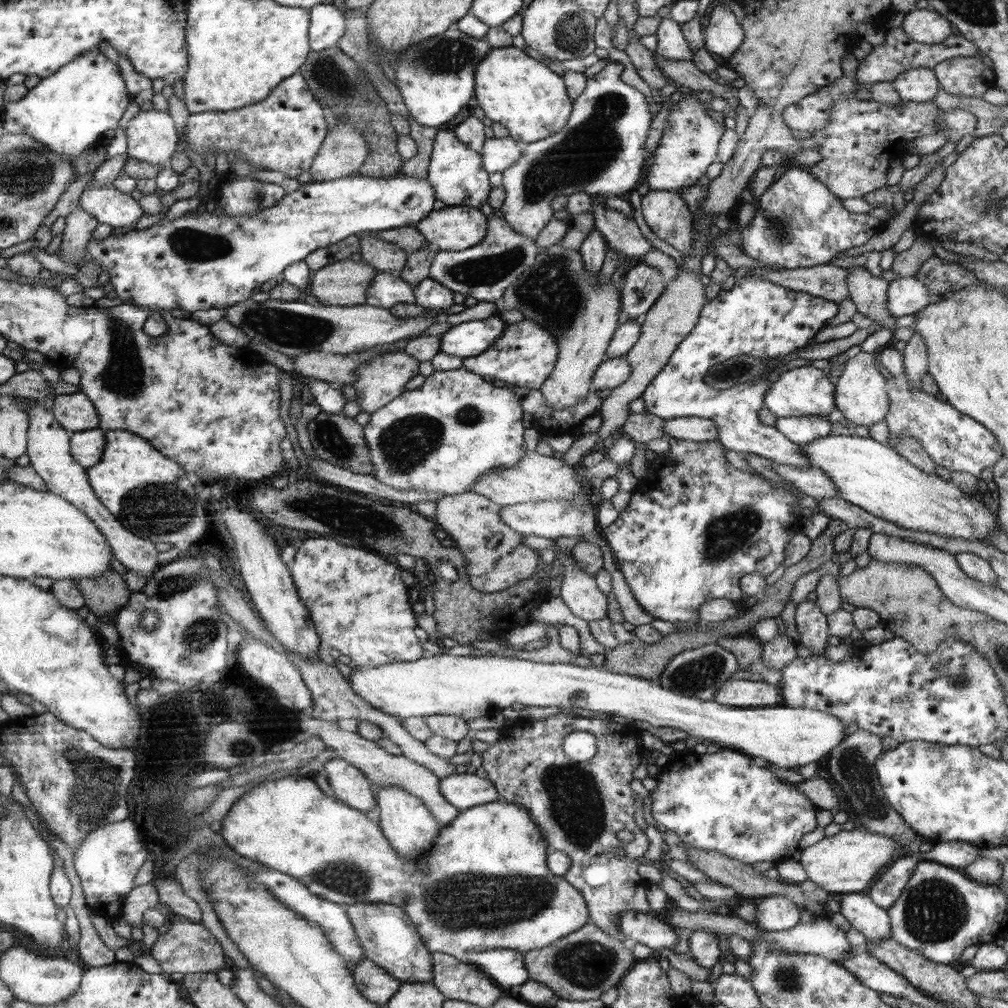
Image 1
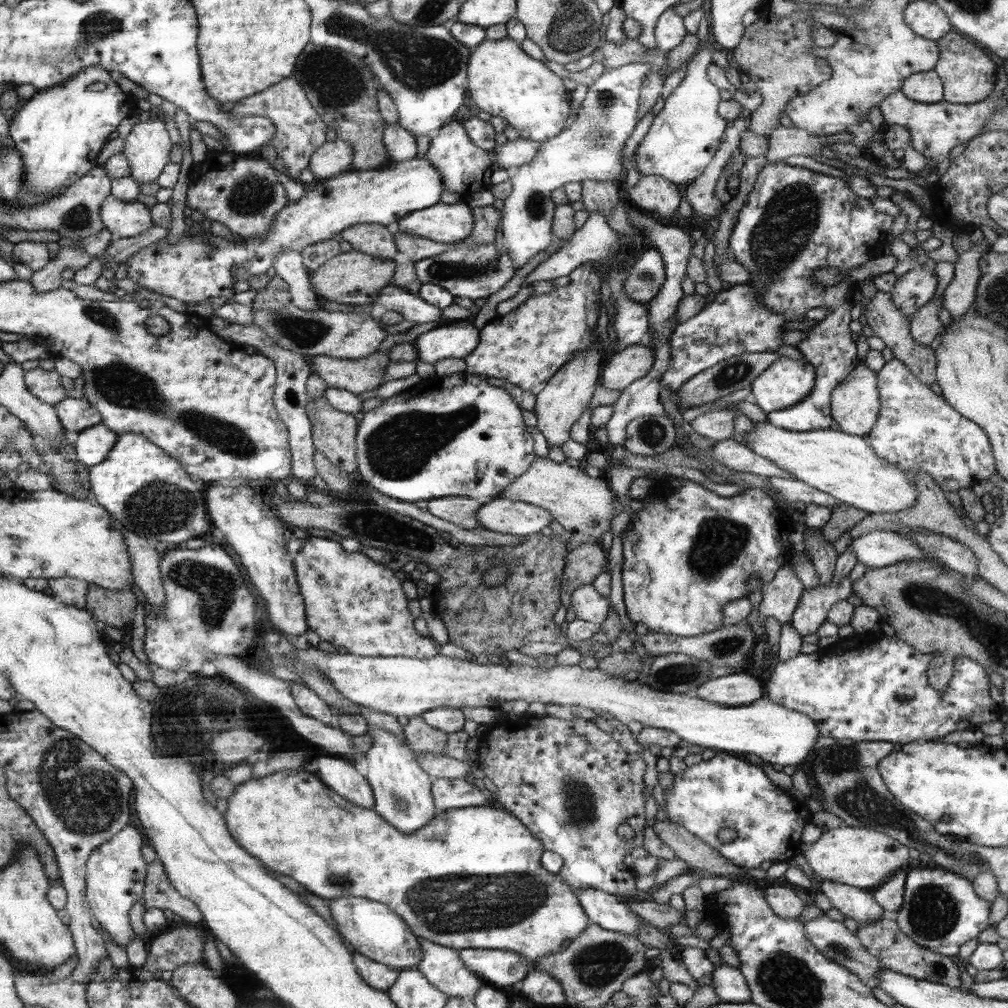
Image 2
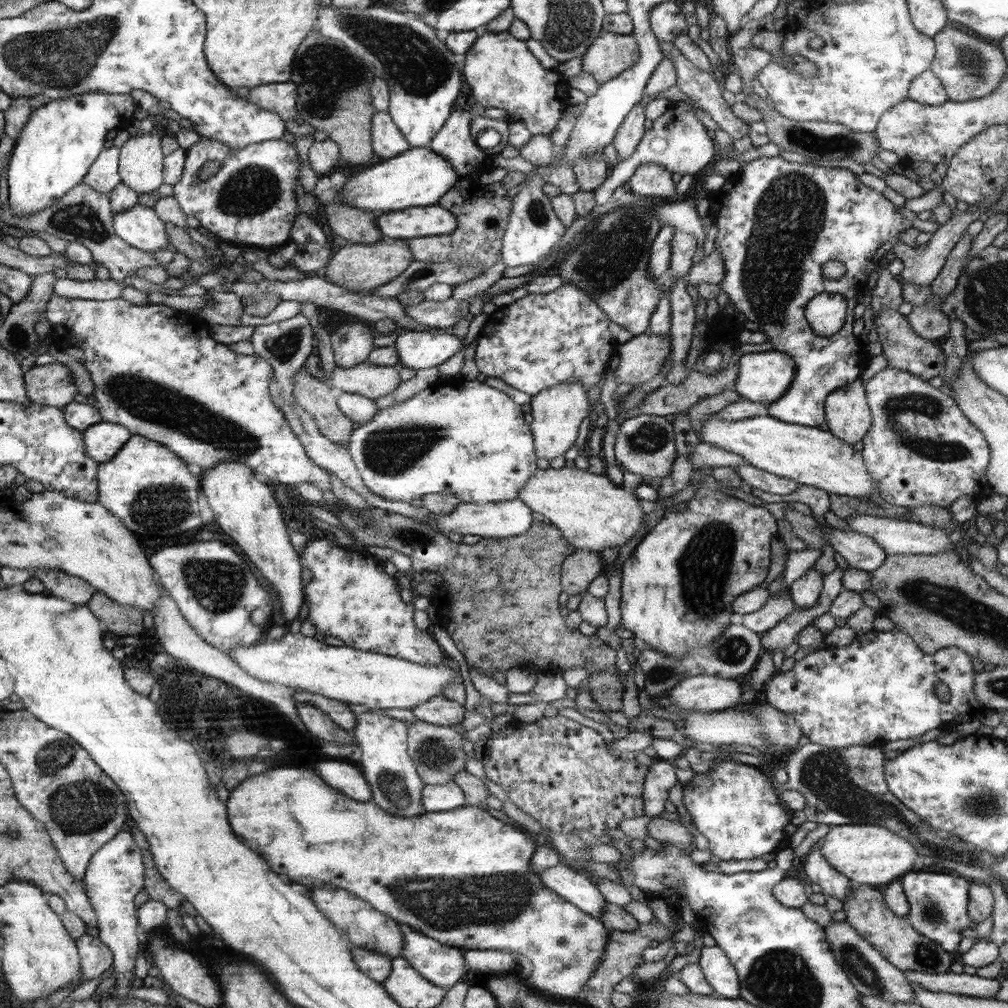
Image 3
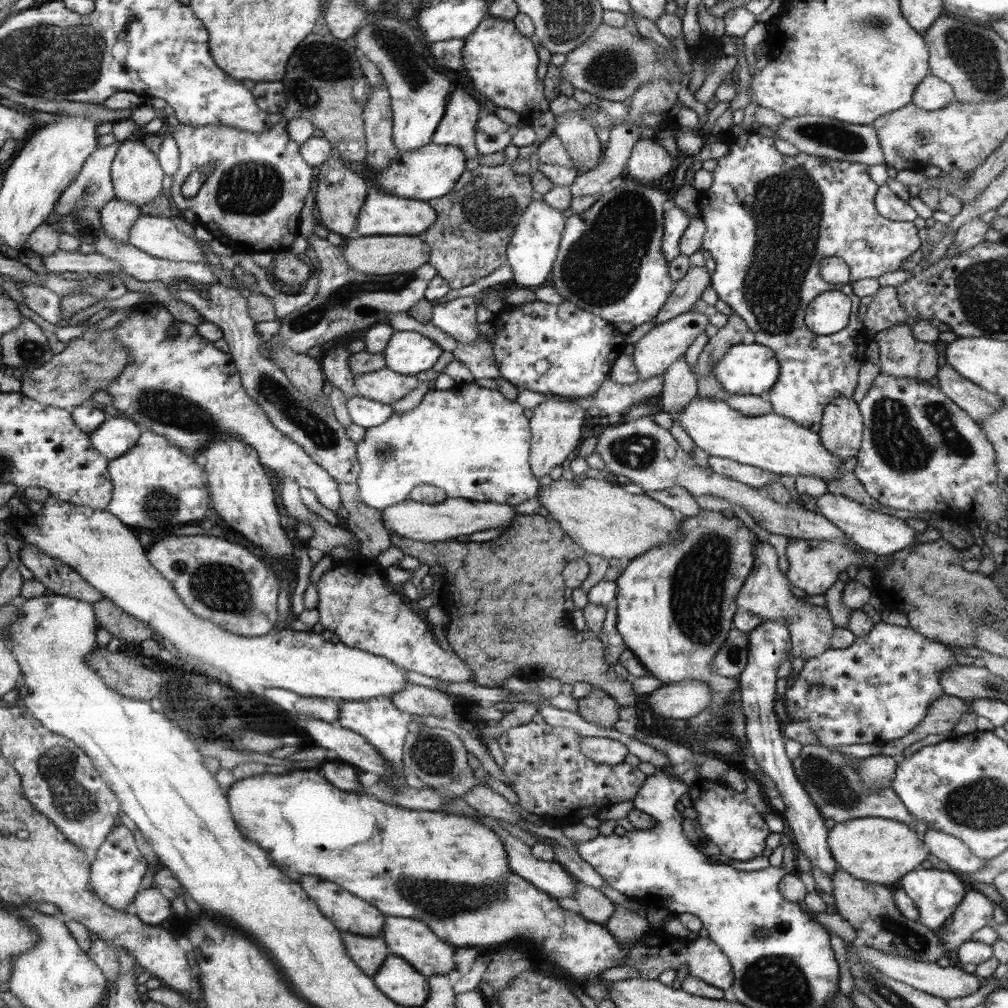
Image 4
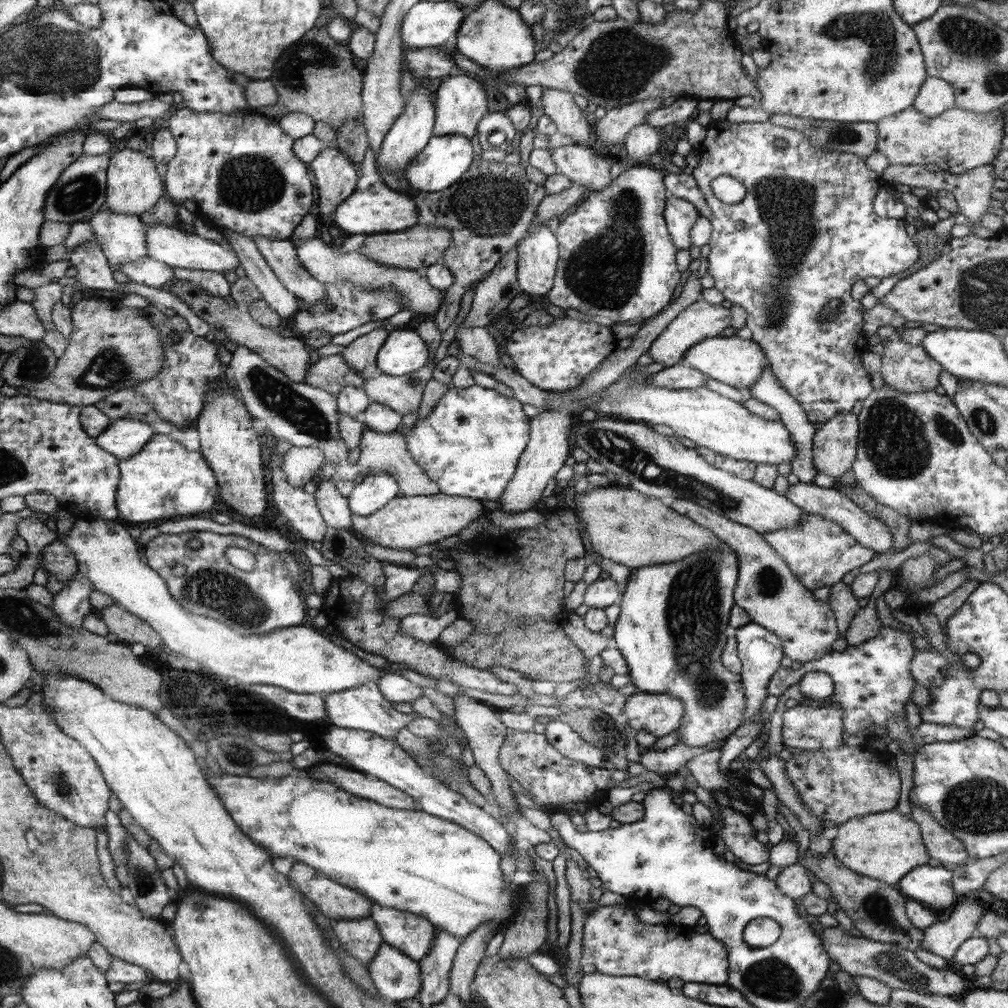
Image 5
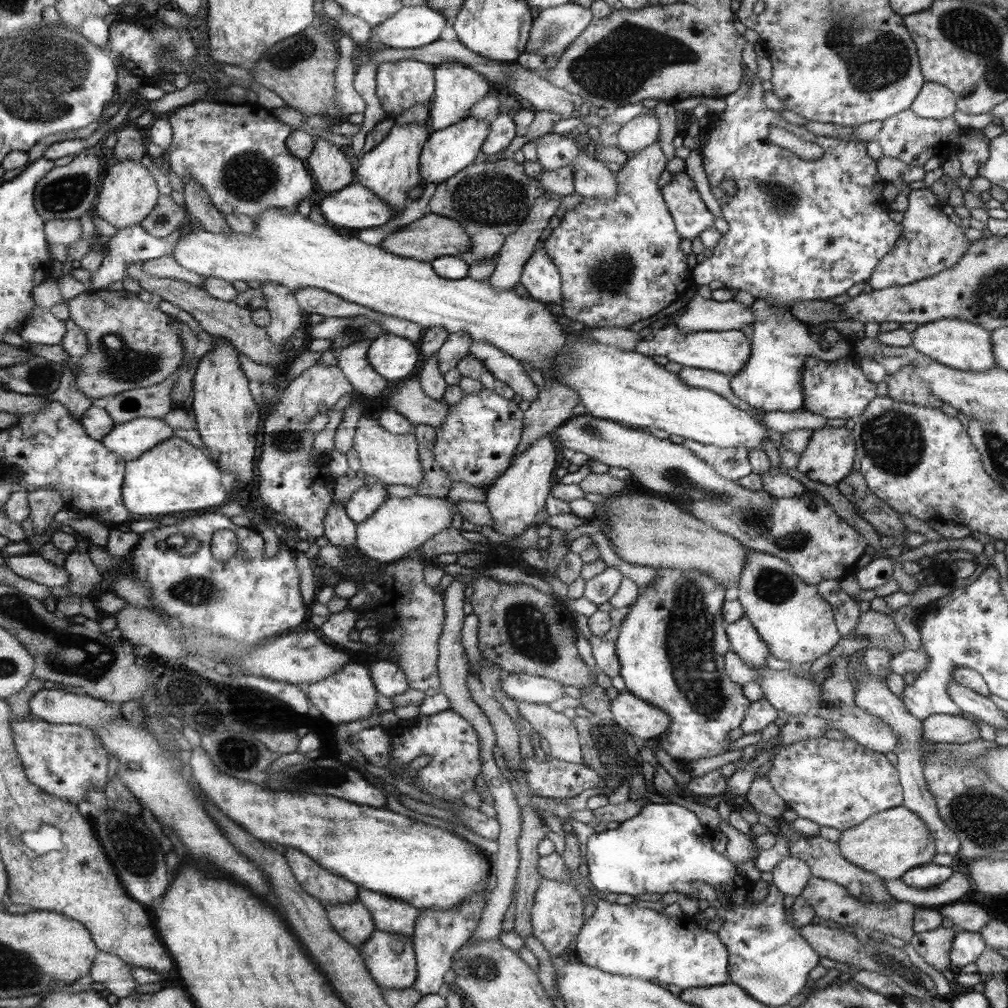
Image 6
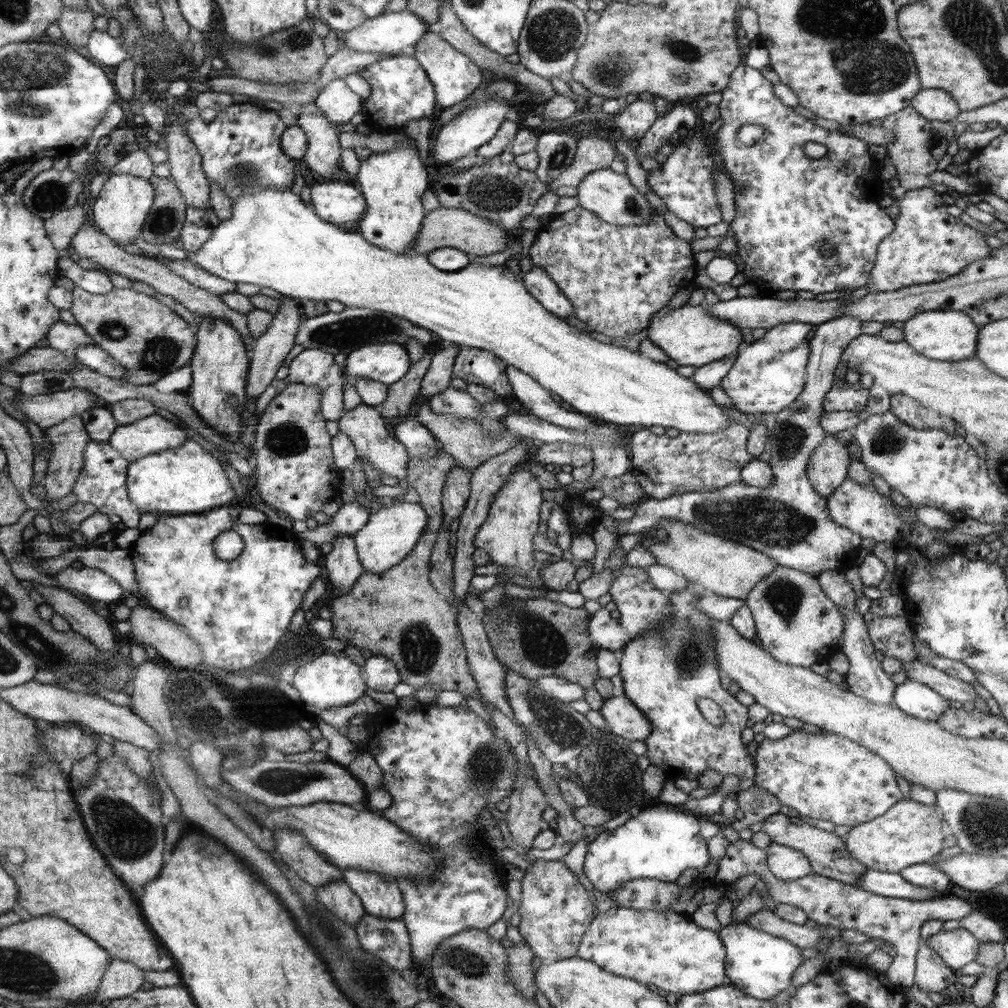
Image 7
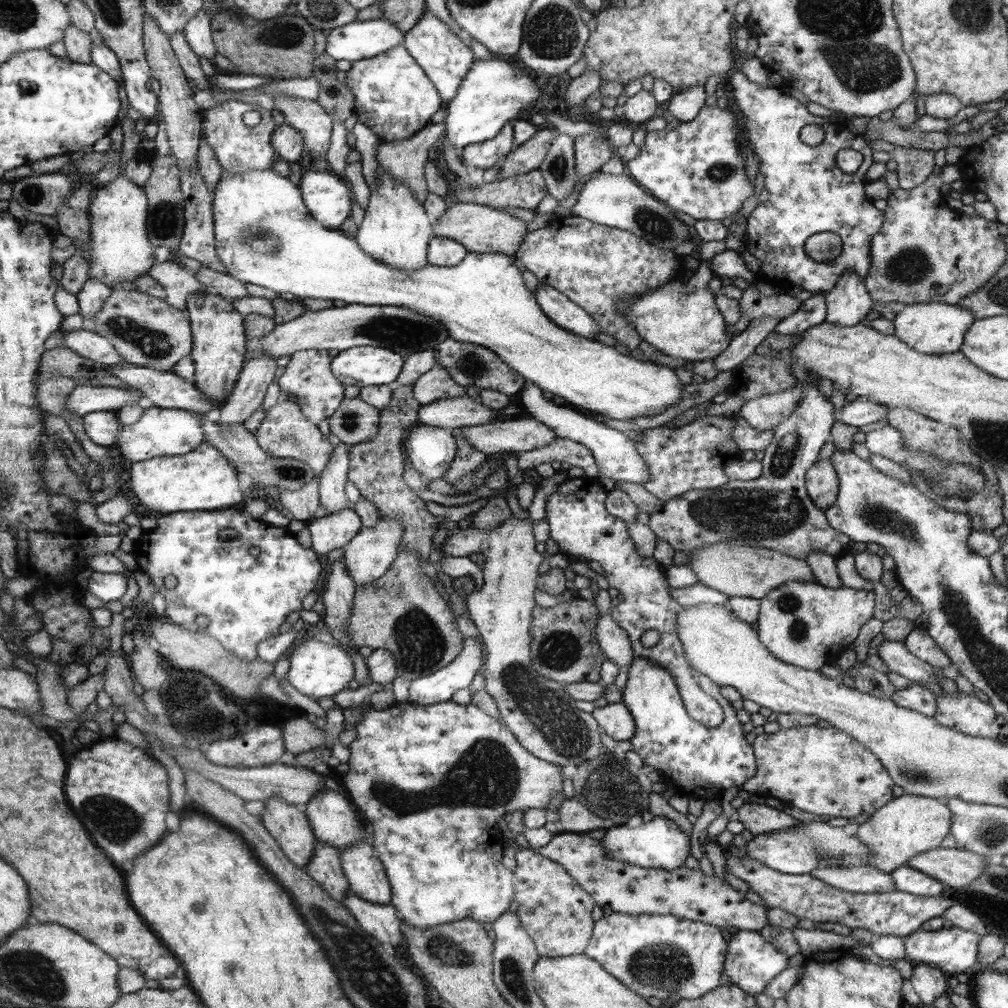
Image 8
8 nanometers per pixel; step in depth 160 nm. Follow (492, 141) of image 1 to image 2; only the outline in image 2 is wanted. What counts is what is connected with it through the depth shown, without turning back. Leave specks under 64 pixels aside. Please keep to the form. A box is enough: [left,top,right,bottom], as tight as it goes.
[494,138,538,171]

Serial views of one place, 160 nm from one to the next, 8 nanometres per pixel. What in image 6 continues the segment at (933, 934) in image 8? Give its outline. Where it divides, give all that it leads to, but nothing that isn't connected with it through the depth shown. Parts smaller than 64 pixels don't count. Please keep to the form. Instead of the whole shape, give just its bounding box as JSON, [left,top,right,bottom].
[949,931,988,967]

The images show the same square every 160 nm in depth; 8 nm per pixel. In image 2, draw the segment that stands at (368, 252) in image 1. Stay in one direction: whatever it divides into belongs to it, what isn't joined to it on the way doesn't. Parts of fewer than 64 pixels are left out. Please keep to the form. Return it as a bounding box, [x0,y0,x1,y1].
[340,224,399,259]

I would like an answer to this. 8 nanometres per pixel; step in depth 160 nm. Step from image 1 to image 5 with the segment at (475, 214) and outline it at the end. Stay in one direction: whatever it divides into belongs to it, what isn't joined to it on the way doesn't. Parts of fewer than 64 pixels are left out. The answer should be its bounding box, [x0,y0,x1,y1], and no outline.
[332,150,418,235]

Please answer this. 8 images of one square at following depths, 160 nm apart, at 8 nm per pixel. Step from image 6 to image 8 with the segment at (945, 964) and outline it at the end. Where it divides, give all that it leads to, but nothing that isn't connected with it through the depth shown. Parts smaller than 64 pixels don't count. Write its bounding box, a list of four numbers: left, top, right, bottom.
[910,964,950,1006]

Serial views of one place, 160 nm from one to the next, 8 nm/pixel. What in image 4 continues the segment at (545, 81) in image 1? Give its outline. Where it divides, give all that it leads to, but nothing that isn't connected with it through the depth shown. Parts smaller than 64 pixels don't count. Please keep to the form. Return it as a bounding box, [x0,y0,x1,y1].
[461,14,550,125]

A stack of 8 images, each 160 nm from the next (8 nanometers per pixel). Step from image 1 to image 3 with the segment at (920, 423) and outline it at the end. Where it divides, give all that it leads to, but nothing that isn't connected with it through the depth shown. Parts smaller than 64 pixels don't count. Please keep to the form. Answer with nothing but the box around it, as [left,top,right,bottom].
[861,367,991,508]

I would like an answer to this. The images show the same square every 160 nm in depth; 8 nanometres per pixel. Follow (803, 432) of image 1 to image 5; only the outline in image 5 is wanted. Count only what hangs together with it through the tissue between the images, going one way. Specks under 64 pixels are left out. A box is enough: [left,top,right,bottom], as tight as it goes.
[692,119,919,426]

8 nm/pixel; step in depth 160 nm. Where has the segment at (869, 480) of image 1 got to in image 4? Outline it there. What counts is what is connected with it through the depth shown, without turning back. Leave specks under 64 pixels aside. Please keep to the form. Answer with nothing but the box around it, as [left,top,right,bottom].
[670,396,844,482]

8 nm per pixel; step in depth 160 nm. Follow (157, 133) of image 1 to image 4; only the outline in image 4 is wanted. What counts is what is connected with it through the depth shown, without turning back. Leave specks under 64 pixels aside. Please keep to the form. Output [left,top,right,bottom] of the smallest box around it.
[111,139,165,207]

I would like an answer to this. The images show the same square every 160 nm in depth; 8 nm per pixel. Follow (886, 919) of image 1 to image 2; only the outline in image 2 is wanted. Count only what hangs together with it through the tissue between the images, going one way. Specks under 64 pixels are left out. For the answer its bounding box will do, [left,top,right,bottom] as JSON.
[820,879,887,924]

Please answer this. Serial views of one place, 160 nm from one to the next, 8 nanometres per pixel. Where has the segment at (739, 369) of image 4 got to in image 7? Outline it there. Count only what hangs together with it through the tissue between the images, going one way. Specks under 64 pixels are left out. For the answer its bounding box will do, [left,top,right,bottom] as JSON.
[646,302,744,367]

